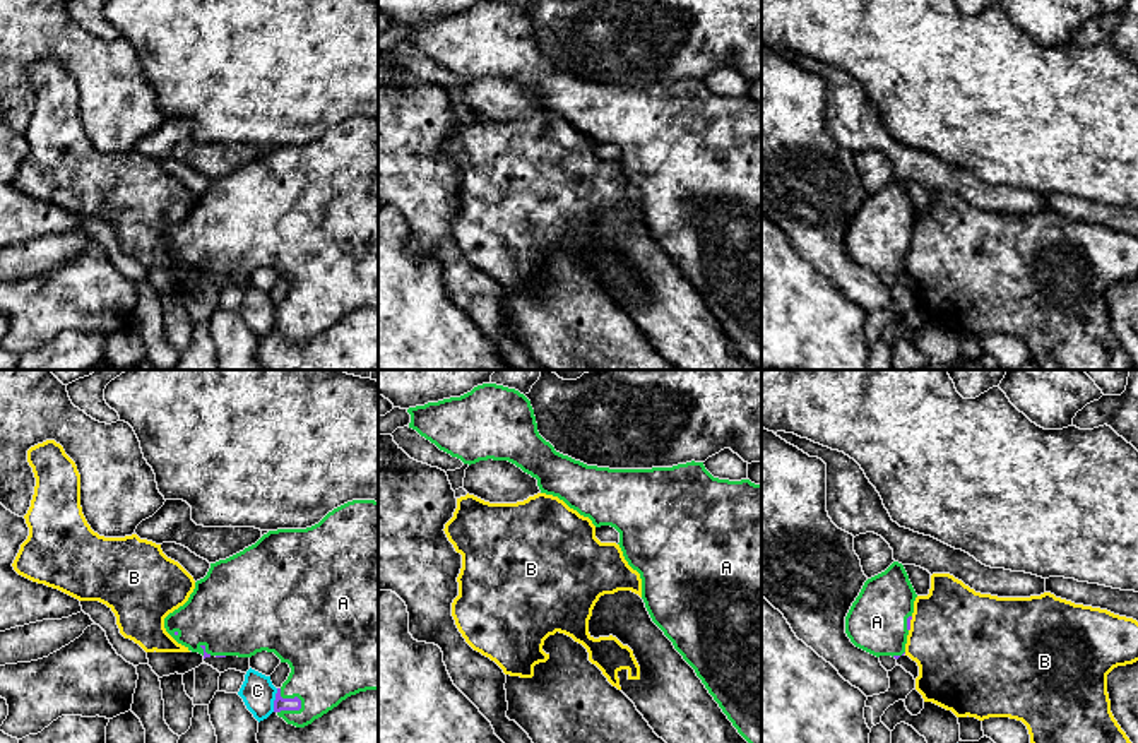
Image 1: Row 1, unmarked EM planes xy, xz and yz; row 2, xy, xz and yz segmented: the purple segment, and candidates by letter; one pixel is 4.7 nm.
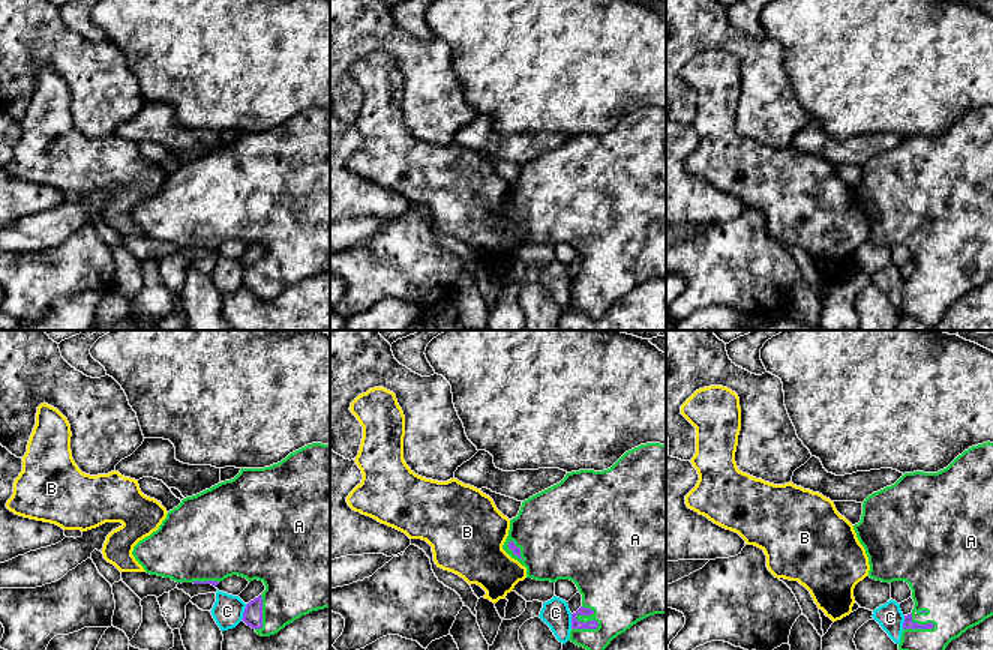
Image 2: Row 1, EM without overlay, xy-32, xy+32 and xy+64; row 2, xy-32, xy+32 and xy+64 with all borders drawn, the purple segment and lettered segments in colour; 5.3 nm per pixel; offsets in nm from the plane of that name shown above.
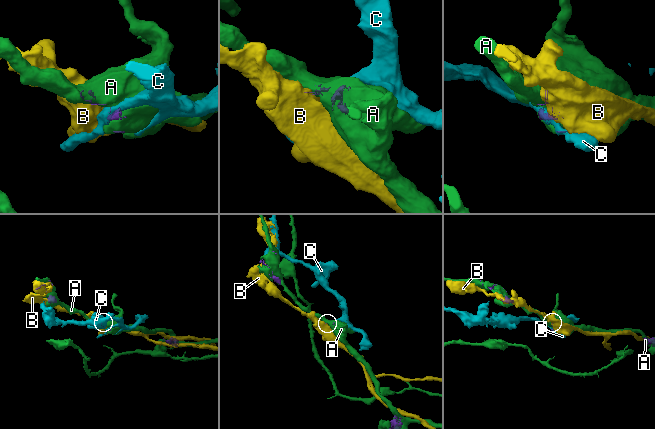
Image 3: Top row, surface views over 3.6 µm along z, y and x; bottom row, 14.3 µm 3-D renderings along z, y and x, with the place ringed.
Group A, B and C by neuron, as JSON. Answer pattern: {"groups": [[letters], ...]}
{"groups": [["A"], ["B"], ["C"]]}

